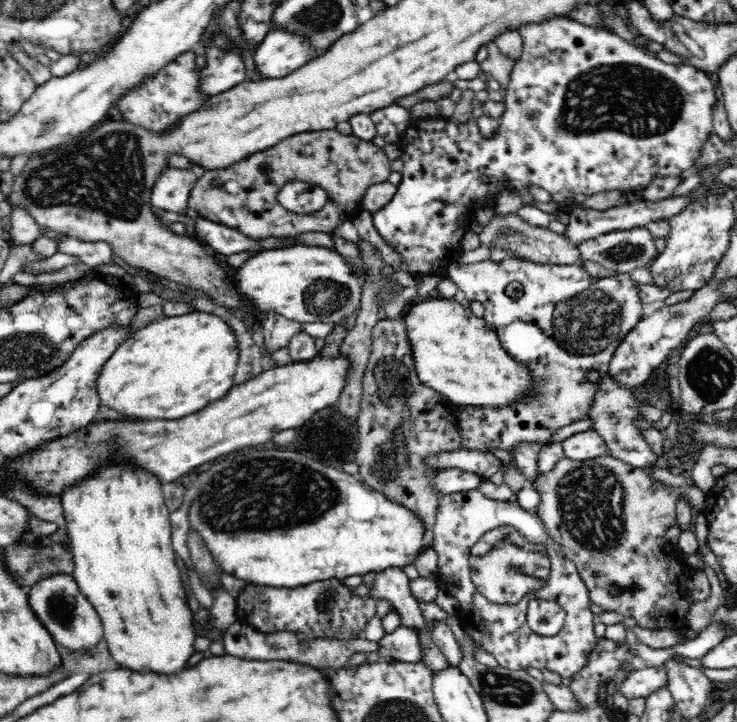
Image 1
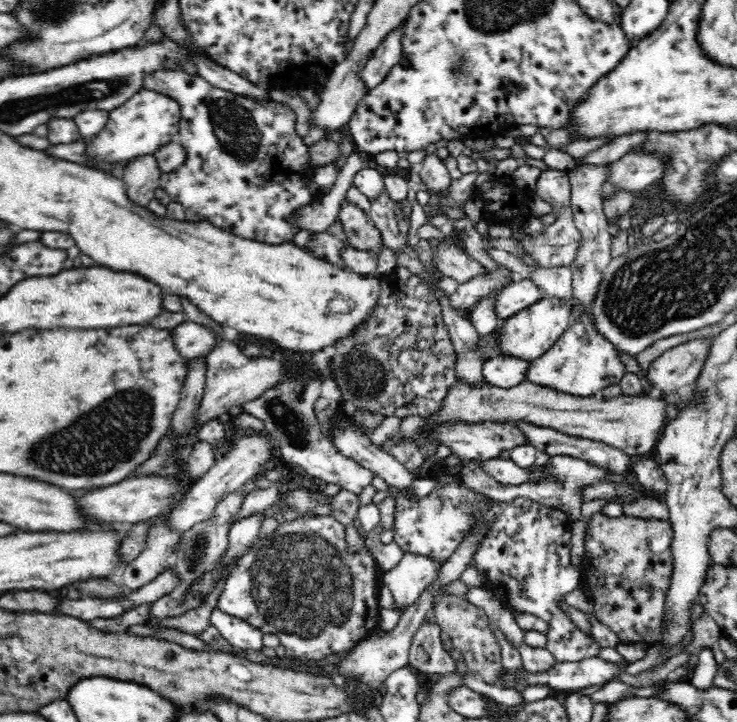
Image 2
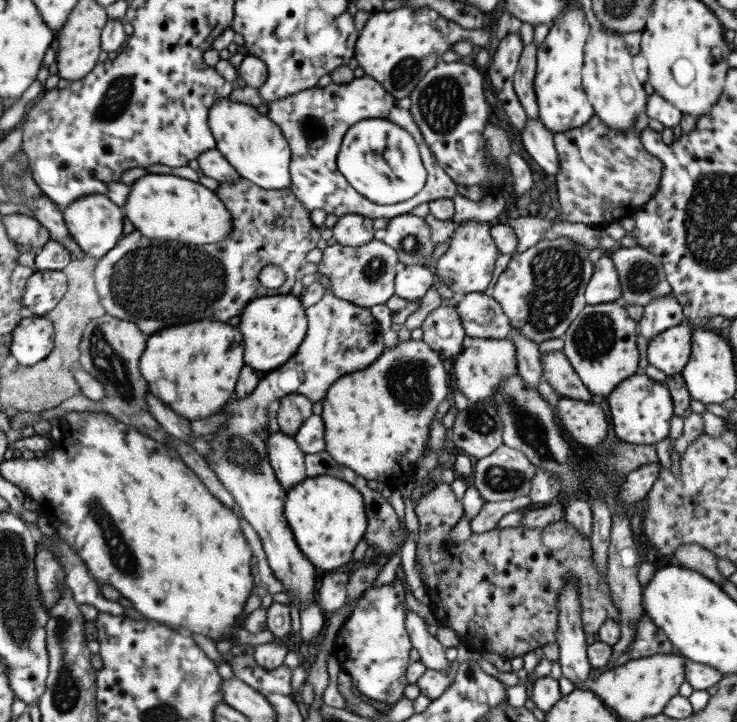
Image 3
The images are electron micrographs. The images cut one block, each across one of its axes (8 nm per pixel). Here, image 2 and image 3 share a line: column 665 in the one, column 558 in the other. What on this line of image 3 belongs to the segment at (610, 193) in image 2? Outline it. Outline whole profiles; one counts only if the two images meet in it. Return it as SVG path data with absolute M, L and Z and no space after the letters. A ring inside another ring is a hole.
M525 118L525 126L519 130L519 134L521 144L531 160L534 160L545 174L555 176L559 161L552 140L553 132L547 130L541 121Z

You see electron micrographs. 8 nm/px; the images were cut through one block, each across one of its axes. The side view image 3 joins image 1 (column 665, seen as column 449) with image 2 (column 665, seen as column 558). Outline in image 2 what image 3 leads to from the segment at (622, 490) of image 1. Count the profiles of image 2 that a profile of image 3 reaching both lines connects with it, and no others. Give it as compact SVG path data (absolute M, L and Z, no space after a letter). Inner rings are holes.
M596 513L592 520L587 522L585 535L585 554L583 557L583 564L587 567L582 567L581 571L584 575L589 575L587 583L582 582L582 586L587 586L590 591L591 598L594 602L595 616L597 619L607 626L609 630L613 630L622 644L630 644L633 642L646 642L648 645L653 645L662 638L662 618L664 618L664 604L665 596L670 585L670 574L672 574L672 551L671 544L673 541L672 527L669 521L656 518L638 518L632 516L621 515L616 518L608 518L602 513Z

